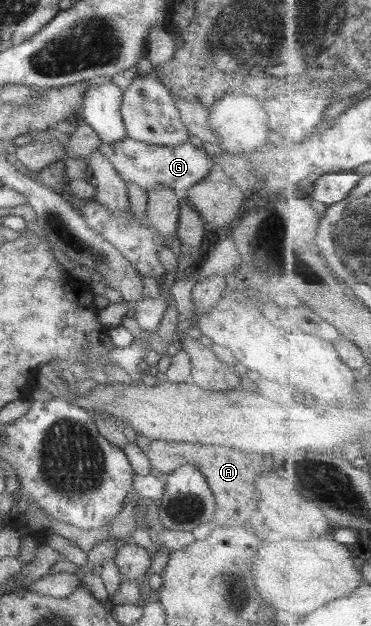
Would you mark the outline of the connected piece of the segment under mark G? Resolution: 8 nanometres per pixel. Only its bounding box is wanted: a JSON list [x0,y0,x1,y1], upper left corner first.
[97,137,214,192]

